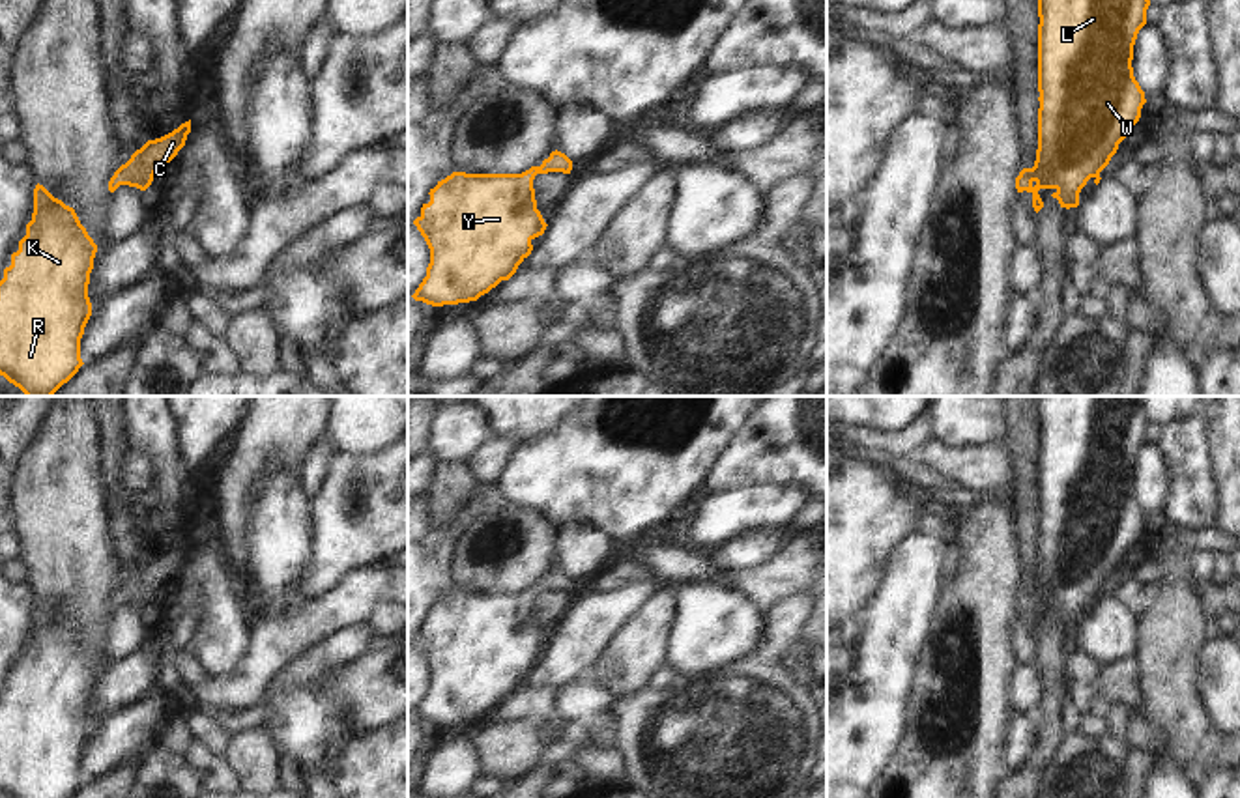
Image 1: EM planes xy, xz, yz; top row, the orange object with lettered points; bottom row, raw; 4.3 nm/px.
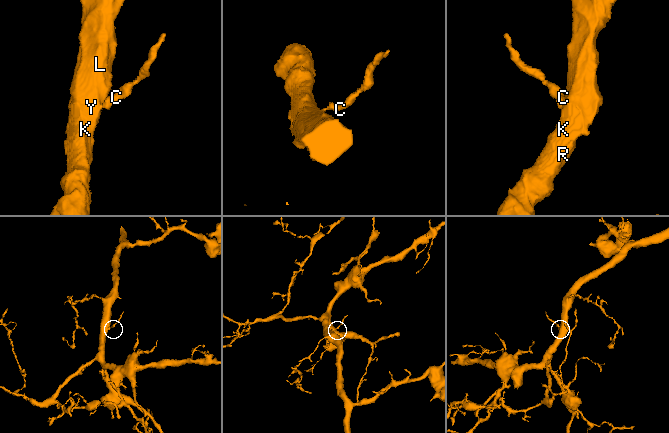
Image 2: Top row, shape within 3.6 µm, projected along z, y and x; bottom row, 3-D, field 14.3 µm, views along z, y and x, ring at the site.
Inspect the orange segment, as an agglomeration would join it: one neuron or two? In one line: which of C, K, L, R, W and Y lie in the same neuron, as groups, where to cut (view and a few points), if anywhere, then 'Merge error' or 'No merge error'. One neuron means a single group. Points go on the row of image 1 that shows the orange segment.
Groups: C K L R W Y. No split. No merge error

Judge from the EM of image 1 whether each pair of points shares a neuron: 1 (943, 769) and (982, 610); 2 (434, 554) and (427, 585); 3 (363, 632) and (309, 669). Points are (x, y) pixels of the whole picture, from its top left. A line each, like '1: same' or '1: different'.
1: same
2: same
3: same

